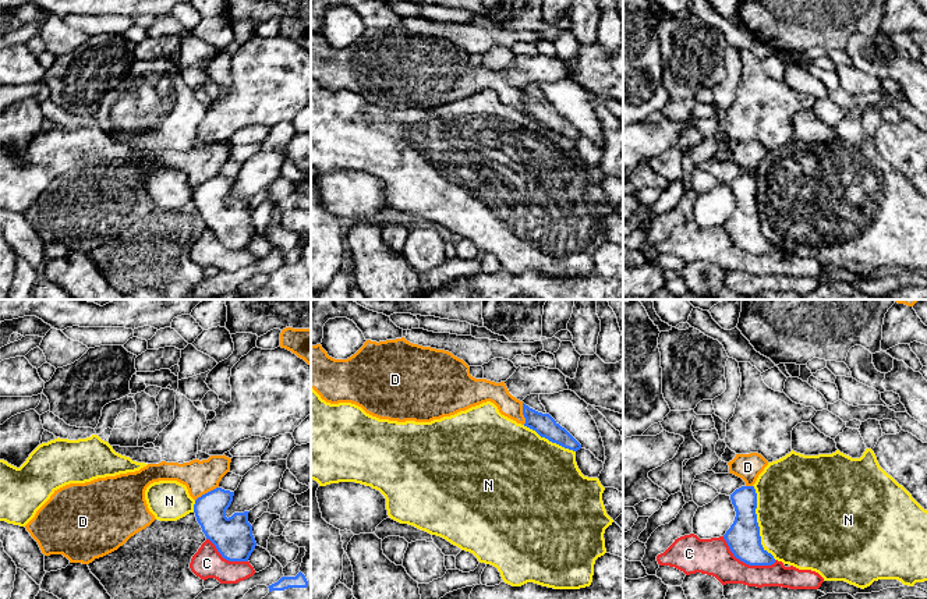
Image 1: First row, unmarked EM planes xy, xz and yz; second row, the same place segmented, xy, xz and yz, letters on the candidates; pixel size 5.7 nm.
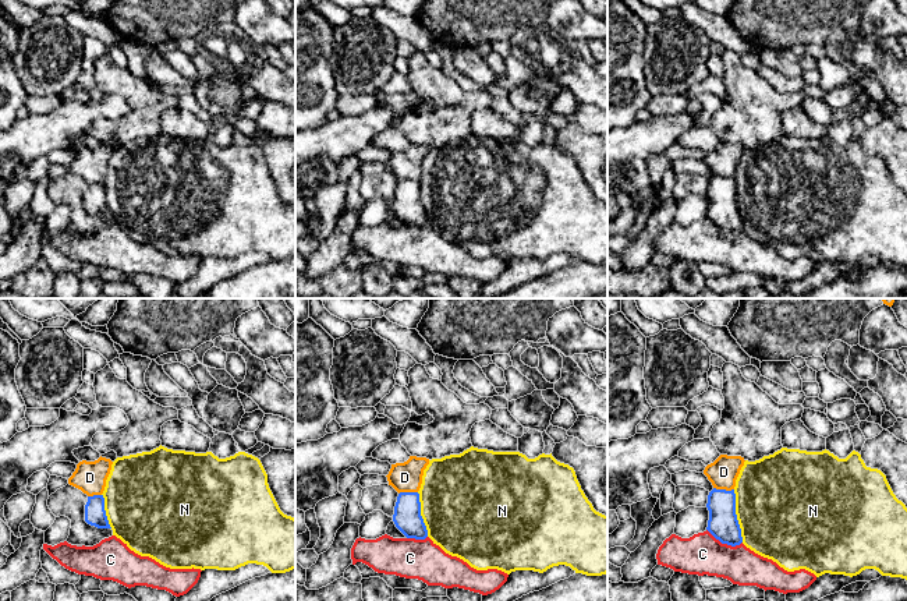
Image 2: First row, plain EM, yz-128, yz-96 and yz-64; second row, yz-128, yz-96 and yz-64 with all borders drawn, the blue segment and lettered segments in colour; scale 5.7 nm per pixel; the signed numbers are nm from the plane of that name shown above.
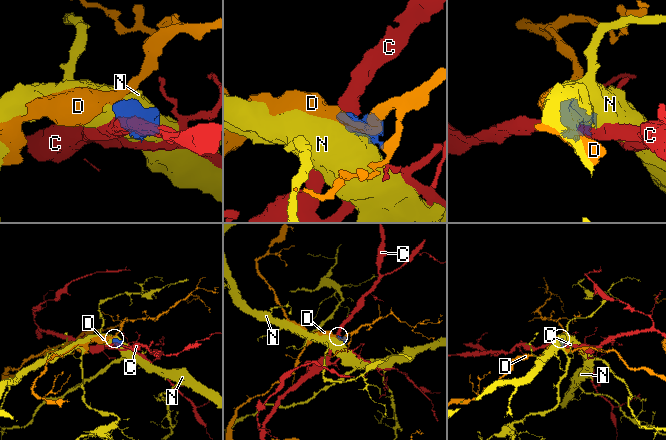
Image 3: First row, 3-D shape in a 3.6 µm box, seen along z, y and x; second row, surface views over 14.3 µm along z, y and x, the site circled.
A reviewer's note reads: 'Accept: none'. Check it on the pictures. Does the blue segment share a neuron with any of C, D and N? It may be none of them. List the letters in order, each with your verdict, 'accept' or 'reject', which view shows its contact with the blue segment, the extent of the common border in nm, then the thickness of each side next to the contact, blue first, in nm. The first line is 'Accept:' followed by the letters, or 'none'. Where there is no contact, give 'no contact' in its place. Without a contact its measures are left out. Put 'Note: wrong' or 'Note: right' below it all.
Accept: none
C: reject | yz | 340 nm | 190/220 nm
D: reject | xy | 160 nm | 180/190 nm
N: reject | yz | 460 nm | 190/500 nm
Note: right

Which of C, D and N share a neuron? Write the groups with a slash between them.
C / D / N

